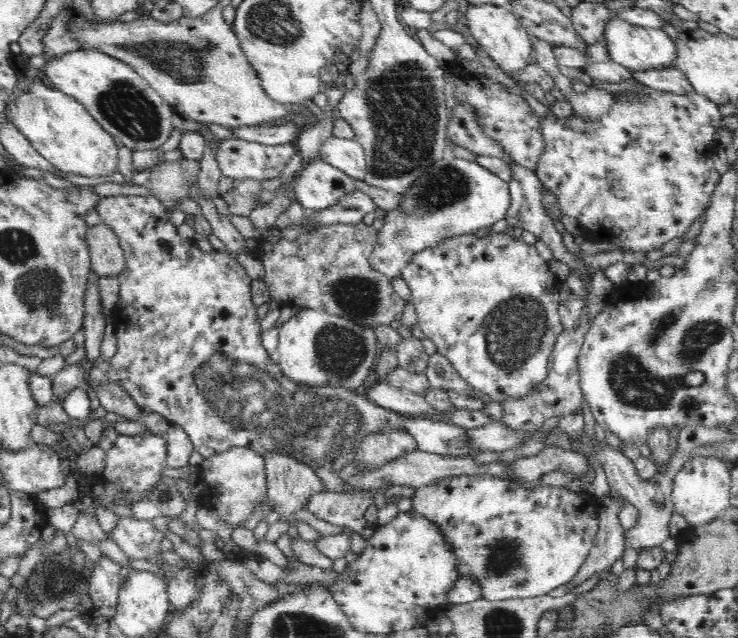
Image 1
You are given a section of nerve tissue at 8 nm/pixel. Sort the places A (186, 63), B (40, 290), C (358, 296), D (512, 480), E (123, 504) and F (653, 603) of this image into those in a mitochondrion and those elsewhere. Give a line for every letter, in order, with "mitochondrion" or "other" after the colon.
A: mitochondrion
B: mitochondrion
C: mitochondrion
D: other
E: other
F: other

